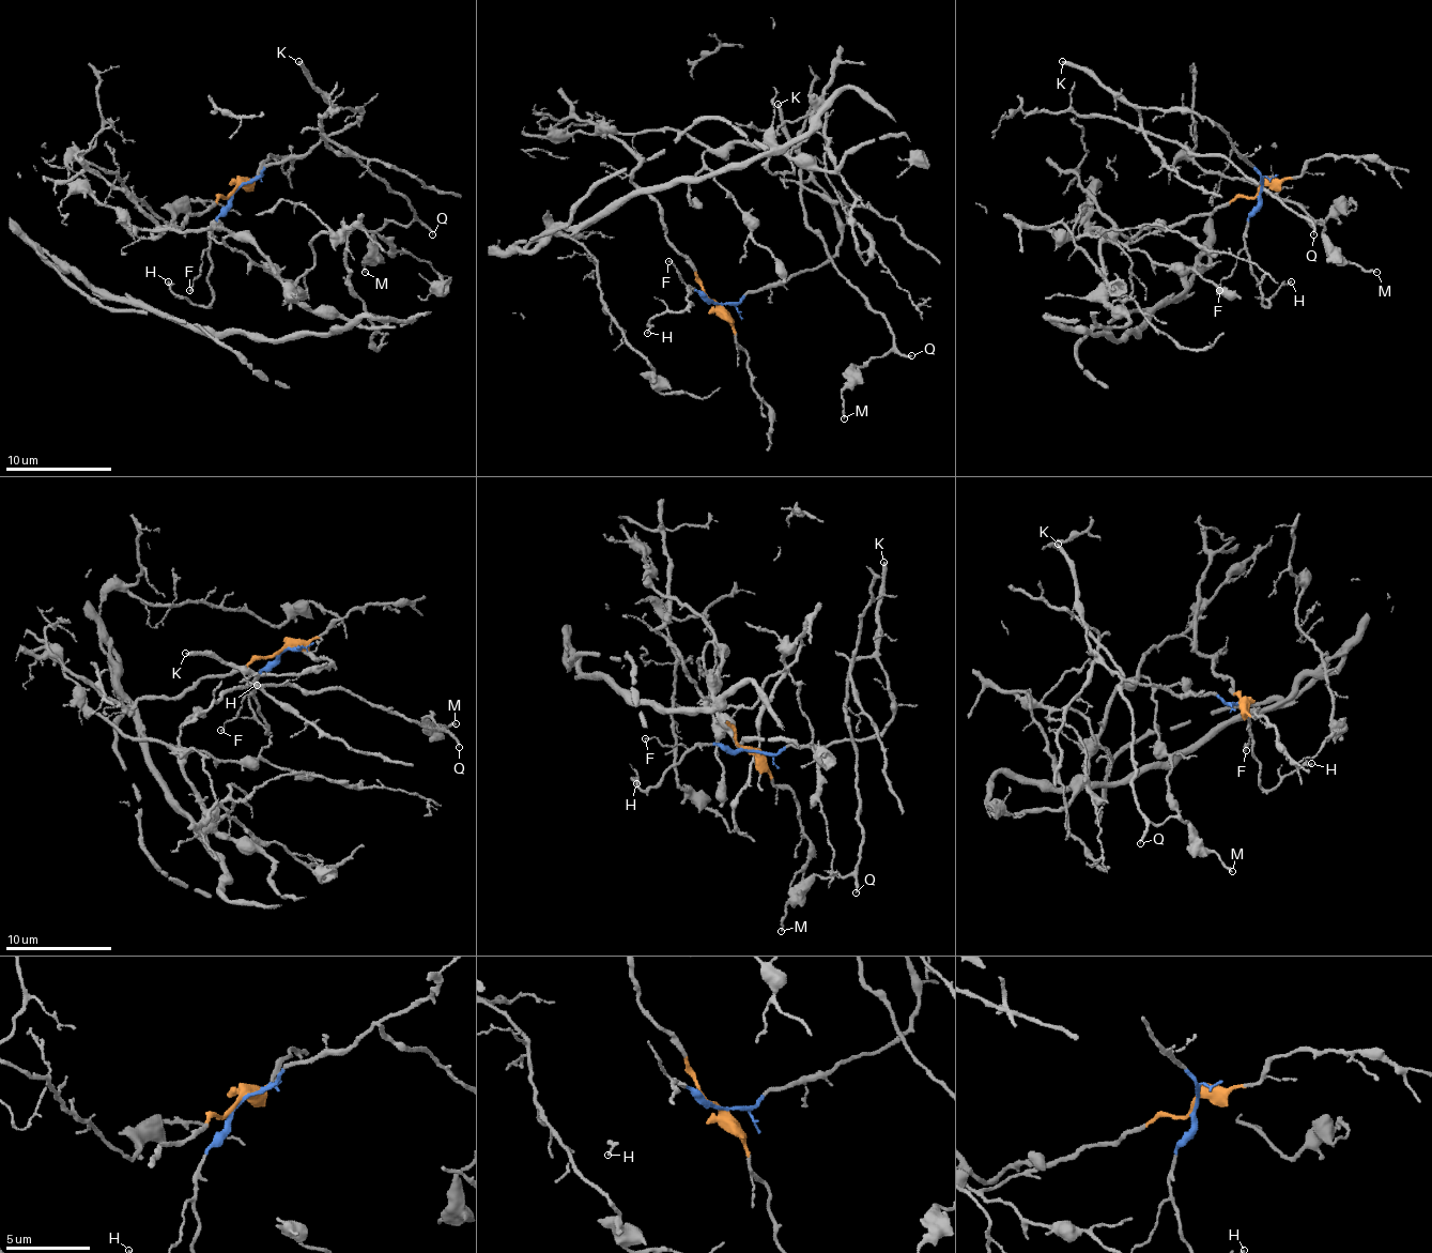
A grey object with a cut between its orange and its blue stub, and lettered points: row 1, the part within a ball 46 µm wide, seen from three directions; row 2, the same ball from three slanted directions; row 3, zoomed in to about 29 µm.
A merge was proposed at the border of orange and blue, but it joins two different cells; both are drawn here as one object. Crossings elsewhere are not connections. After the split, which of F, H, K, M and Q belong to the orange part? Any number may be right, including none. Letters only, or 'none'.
none

